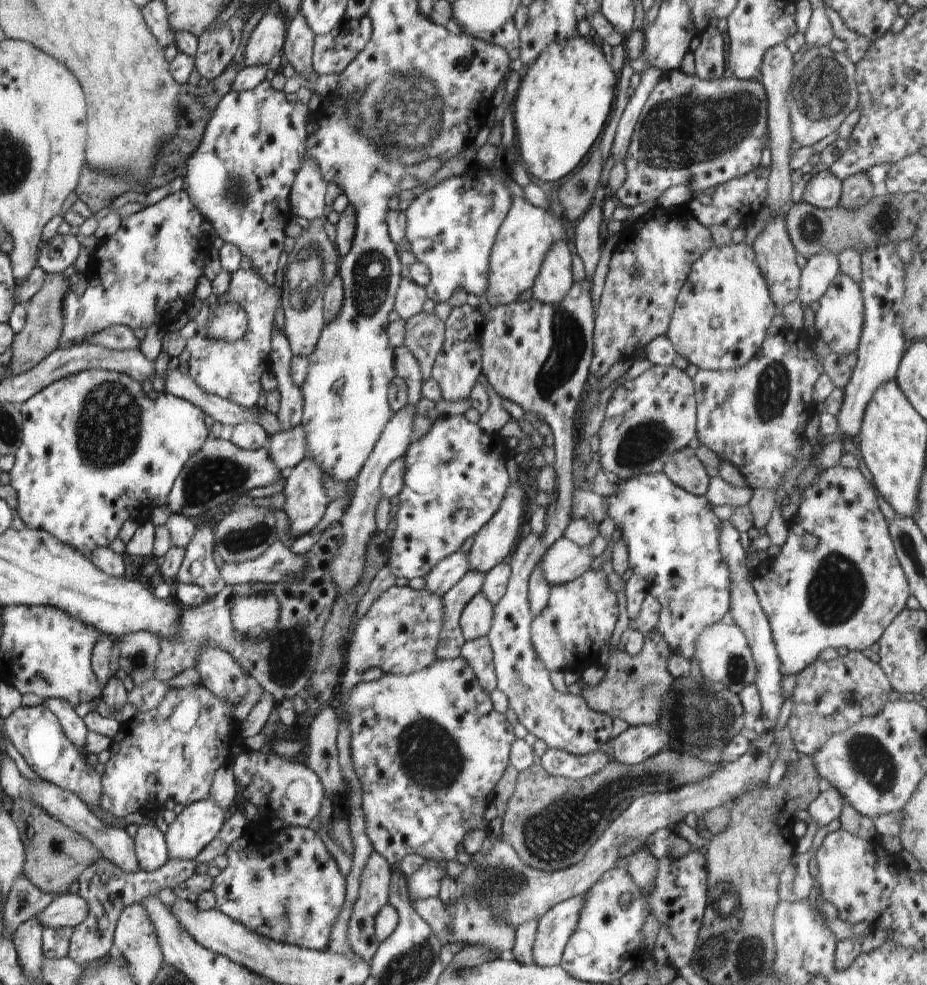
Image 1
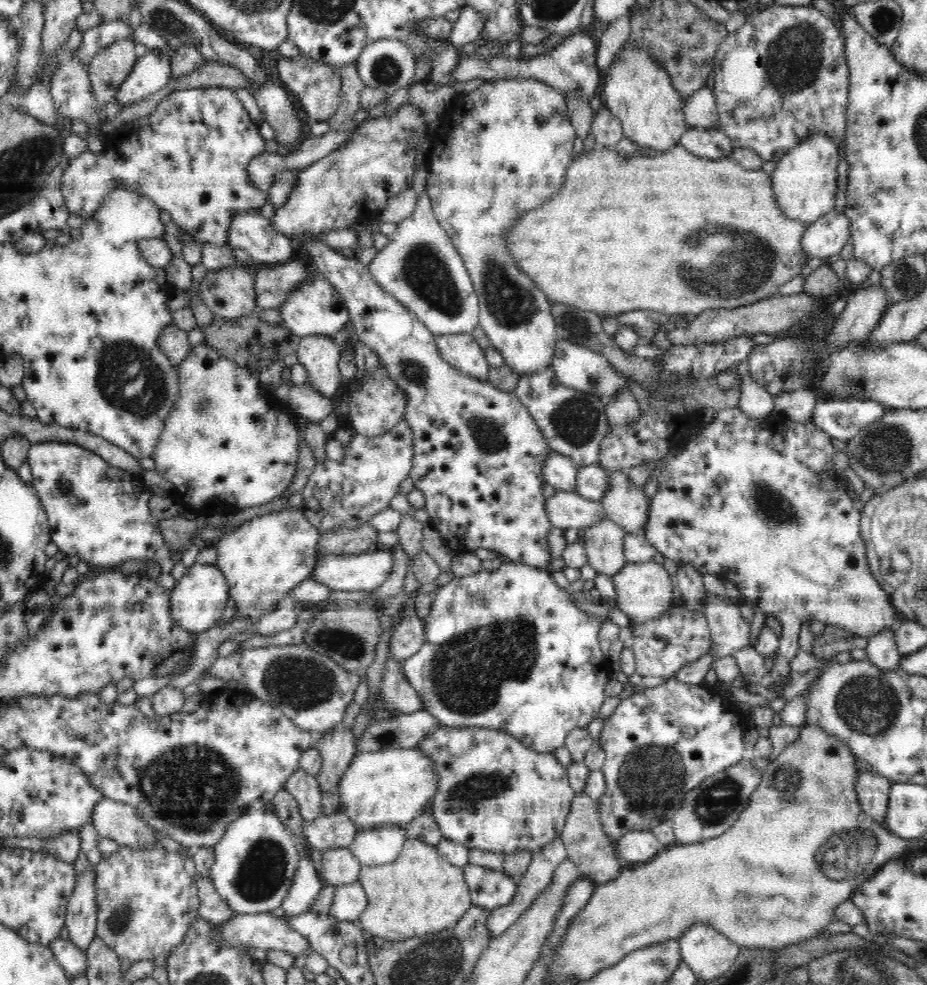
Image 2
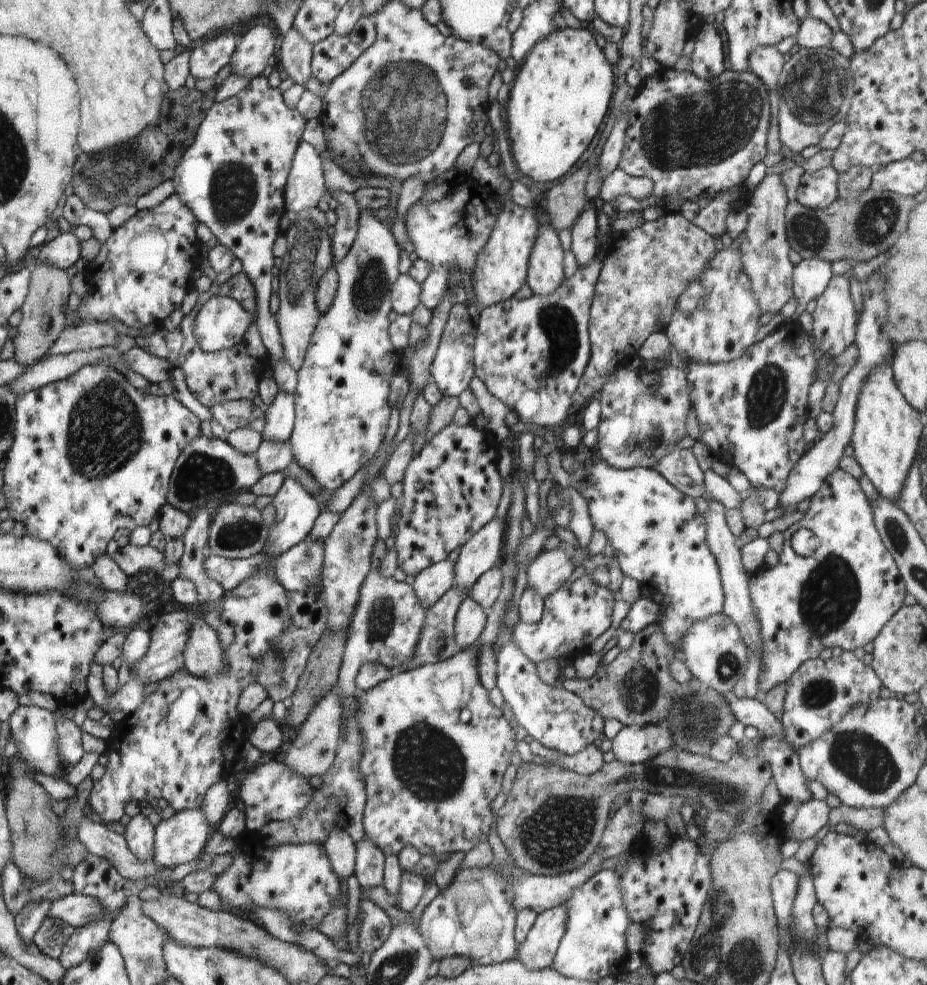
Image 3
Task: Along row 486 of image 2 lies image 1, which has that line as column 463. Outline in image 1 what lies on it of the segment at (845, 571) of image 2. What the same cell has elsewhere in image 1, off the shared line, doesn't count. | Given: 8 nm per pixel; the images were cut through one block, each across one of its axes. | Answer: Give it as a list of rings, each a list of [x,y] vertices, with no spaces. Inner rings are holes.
[[[460,656],[455,659],[436,660],[429,667],[411,672],[410,674],[385,673],[377,681],[360,681],[353,686],[344,697],[336,701],[336,706],[348,706],[348,722],[351,728],[351,757],[353,768],[362,787],[362,808],[365,816],[365,833],[372,846],[379,855],[382,855],[388,864],[398,866],[401,860],[409,854],[423,856],[425,859],[454,860],[461,851],[464,836],[471,830],[489,830],[489,822],[485,819],[486,807],[493,802],[497,791],[497,782],[509,765],[509,754],[512,743],[517,739],[513,726],[508,719],[494,710],[490,695],[481,687],[474,676],[470,665]]]

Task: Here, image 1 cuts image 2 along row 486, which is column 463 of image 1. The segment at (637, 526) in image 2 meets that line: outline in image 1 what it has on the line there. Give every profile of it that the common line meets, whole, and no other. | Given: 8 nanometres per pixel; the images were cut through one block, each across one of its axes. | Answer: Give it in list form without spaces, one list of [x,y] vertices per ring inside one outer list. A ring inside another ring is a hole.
[[[481,592],[466,604],[459,620],[466,641],[487,636],[493,619],[493,606]]]

